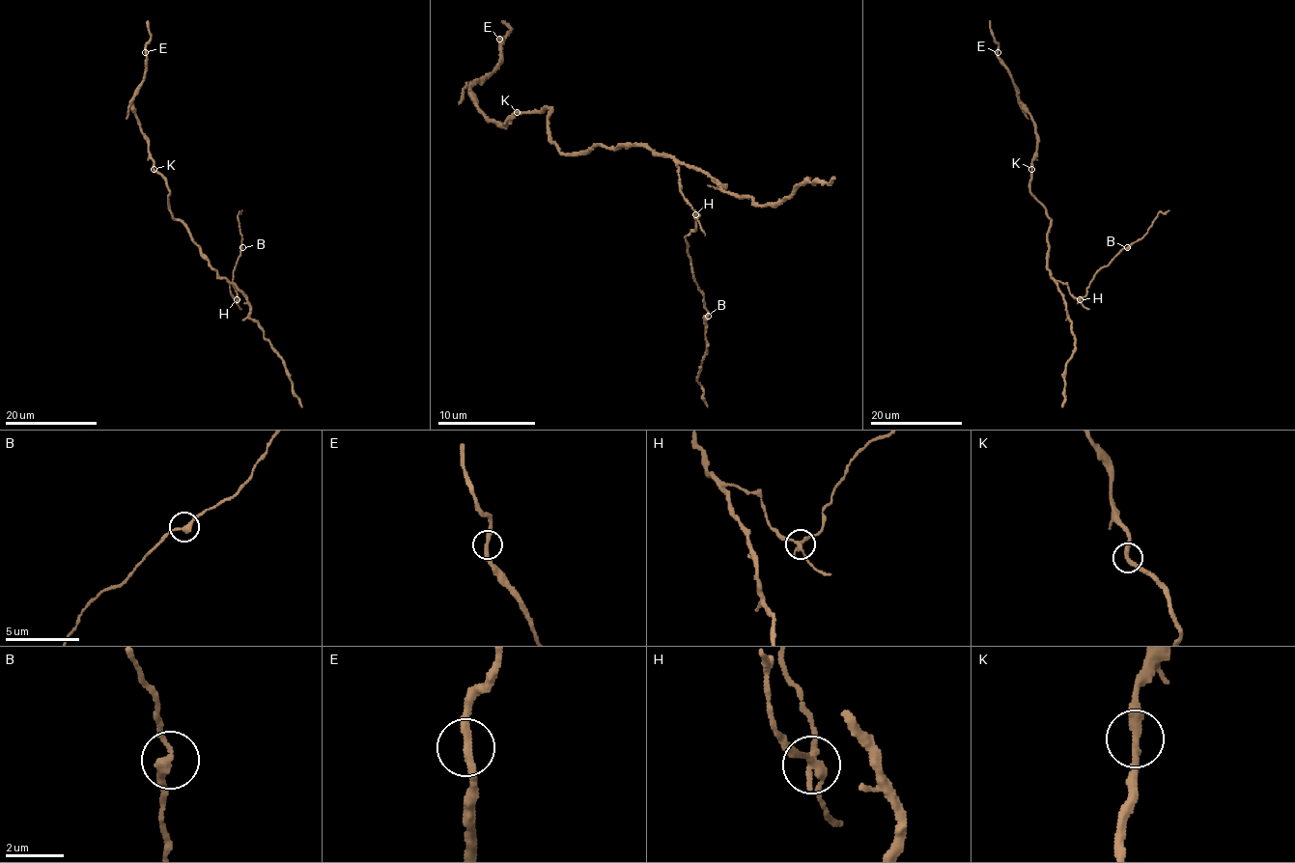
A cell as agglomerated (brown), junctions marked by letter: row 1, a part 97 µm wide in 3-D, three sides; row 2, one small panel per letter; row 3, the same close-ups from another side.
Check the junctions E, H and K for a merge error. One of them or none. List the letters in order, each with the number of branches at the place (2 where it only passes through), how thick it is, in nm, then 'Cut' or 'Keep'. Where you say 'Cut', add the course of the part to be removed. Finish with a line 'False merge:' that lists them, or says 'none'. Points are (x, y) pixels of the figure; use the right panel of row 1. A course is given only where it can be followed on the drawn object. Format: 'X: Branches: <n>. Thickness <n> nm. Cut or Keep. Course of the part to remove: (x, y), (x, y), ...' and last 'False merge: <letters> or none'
E: Branches: 2. Thickness 280 nm. Keep
H: Branches: 3. Thickness 220 nm. Cut. Course of the part to remove: (1080, 299), (1086, 293), (1097, 271), (1147, 232), (1160, 212), (1166, 213), (1169, 209)
K: Branches: 2. Thickness 300 nm. Keep
False merge: H

